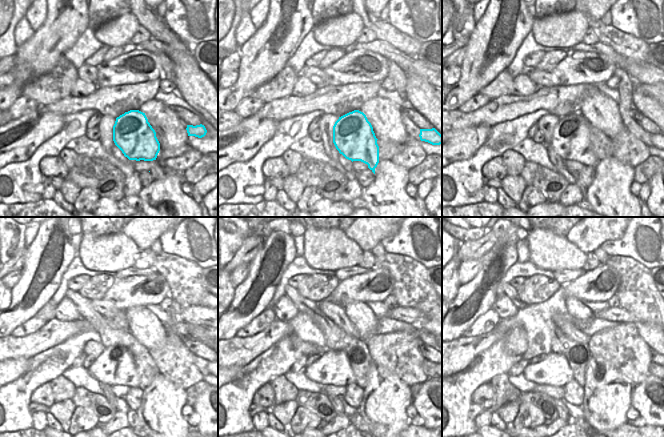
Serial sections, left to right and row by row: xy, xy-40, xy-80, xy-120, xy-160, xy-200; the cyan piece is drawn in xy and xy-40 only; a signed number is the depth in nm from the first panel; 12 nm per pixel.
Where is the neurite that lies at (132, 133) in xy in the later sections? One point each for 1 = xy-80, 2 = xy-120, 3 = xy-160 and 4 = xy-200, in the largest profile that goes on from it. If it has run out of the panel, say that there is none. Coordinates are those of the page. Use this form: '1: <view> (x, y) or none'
1: xy-80 (570, 140)
2: xy-120 (115, 366)
3: xy-160 (332, 368)
4: xy-200 (554, 370)

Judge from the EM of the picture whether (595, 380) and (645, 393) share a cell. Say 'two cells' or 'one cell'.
two cells

